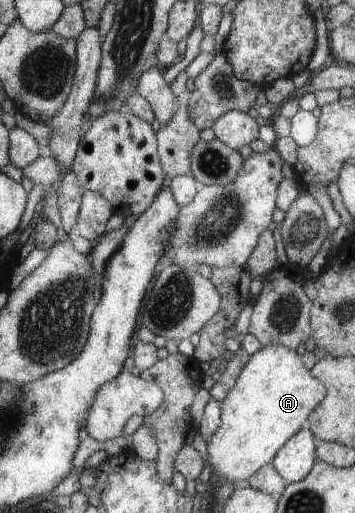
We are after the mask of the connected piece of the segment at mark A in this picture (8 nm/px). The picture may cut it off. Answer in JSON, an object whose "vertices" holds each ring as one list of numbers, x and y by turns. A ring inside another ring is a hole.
{"vertices":[[277,343,261,347,249,357,223,399,219,429,206,441,207,463,213,475,244,484,261,467,272,463,277,451,306,426,327,389,311,375,301,357,295,349]]}

